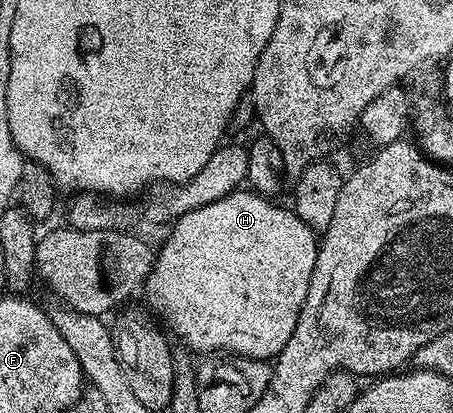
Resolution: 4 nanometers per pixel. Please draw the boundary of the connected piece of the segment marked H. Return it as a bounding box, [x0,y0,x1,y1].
[144,190,320,361]

